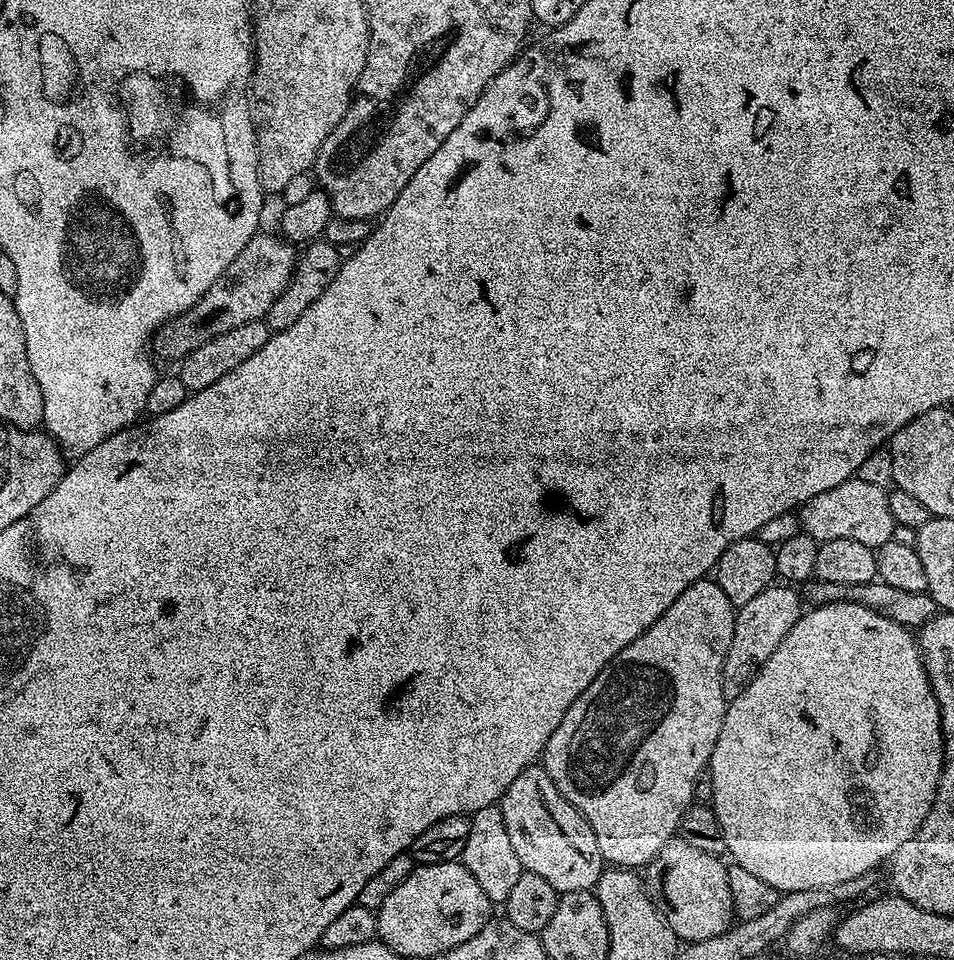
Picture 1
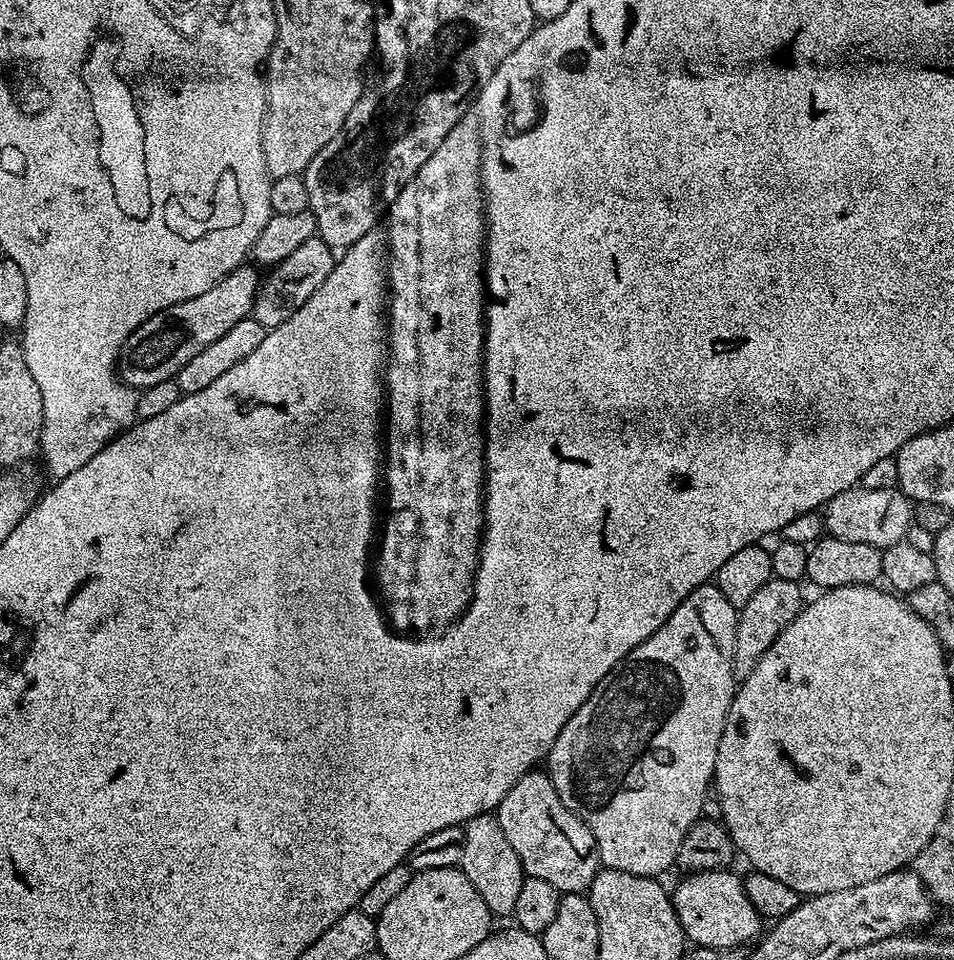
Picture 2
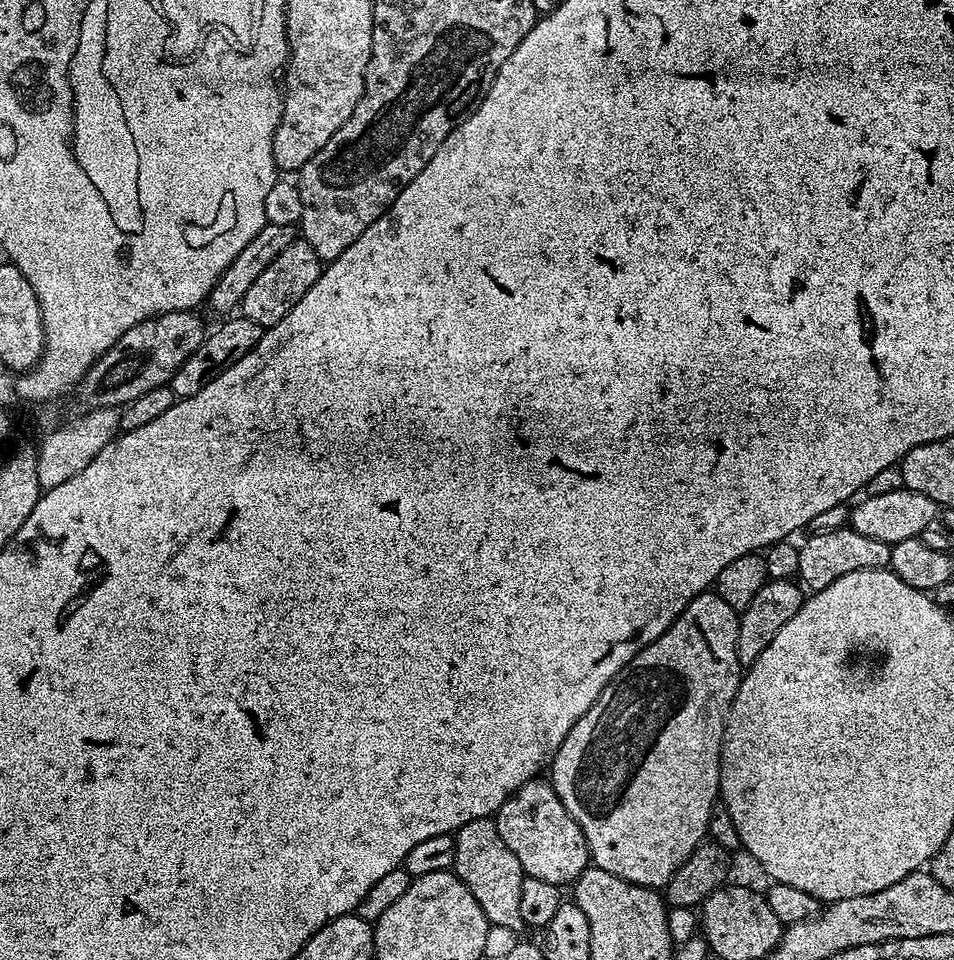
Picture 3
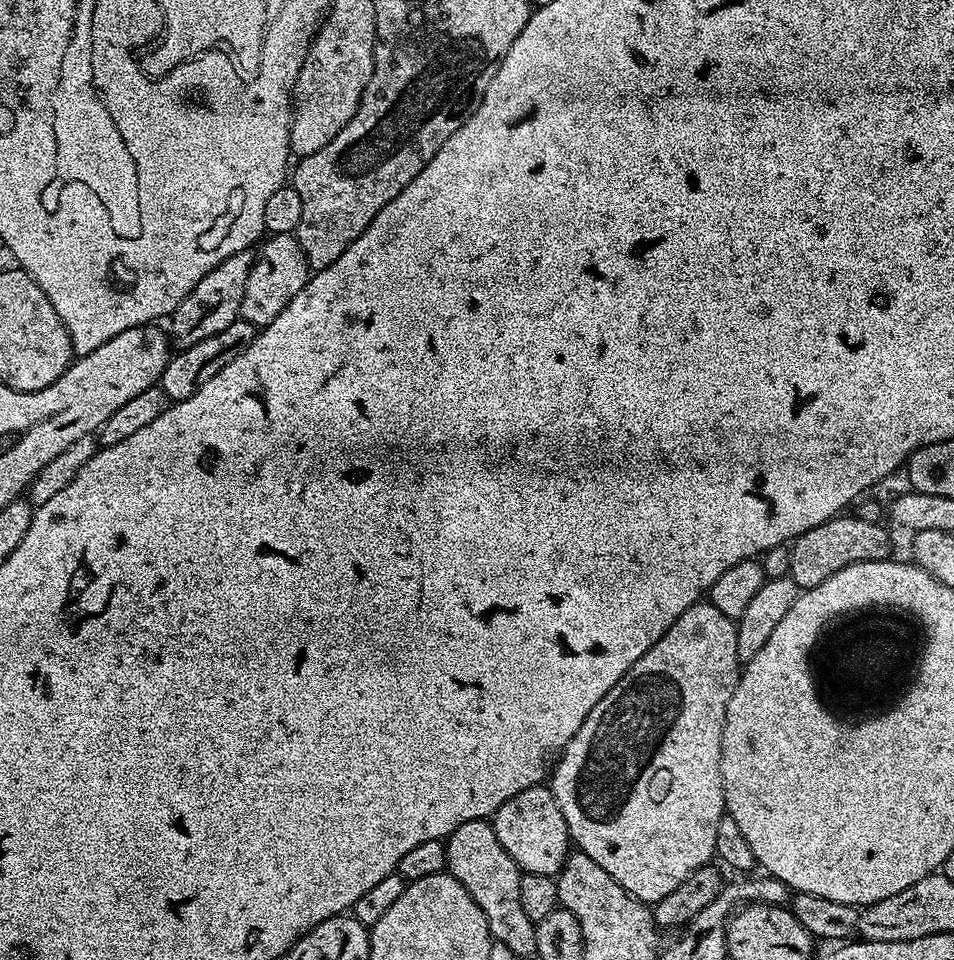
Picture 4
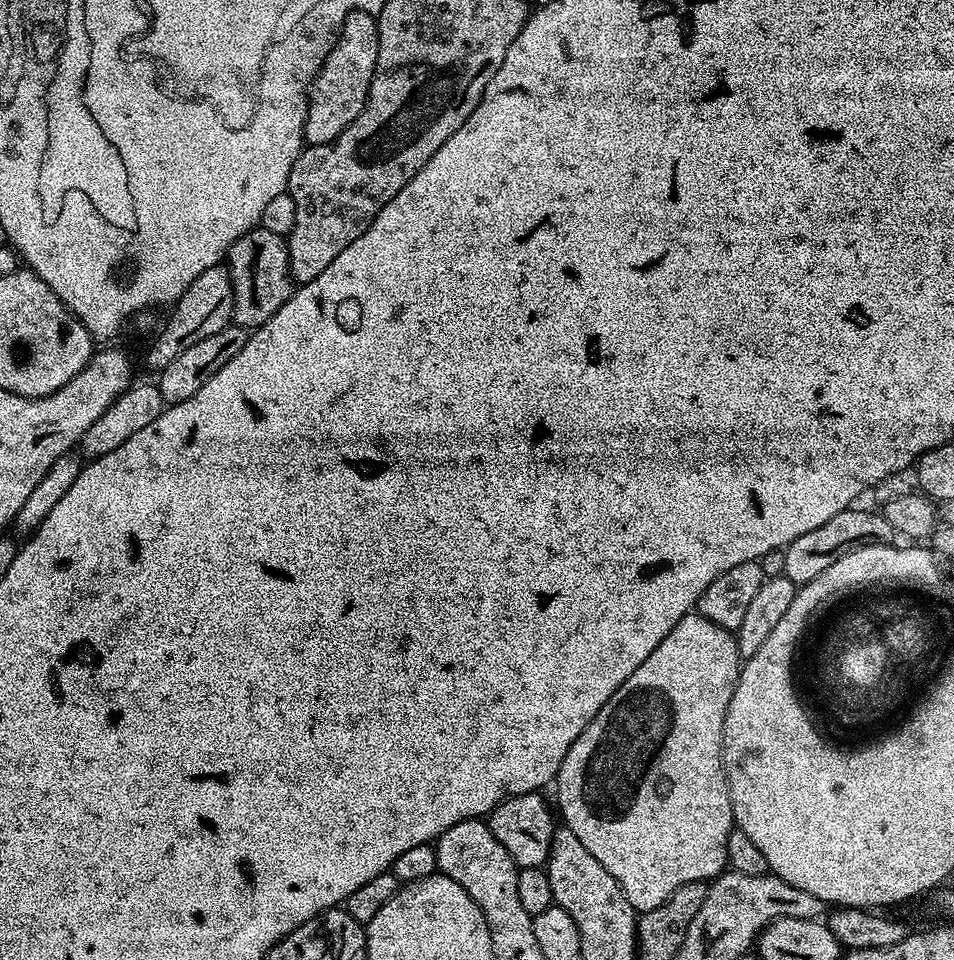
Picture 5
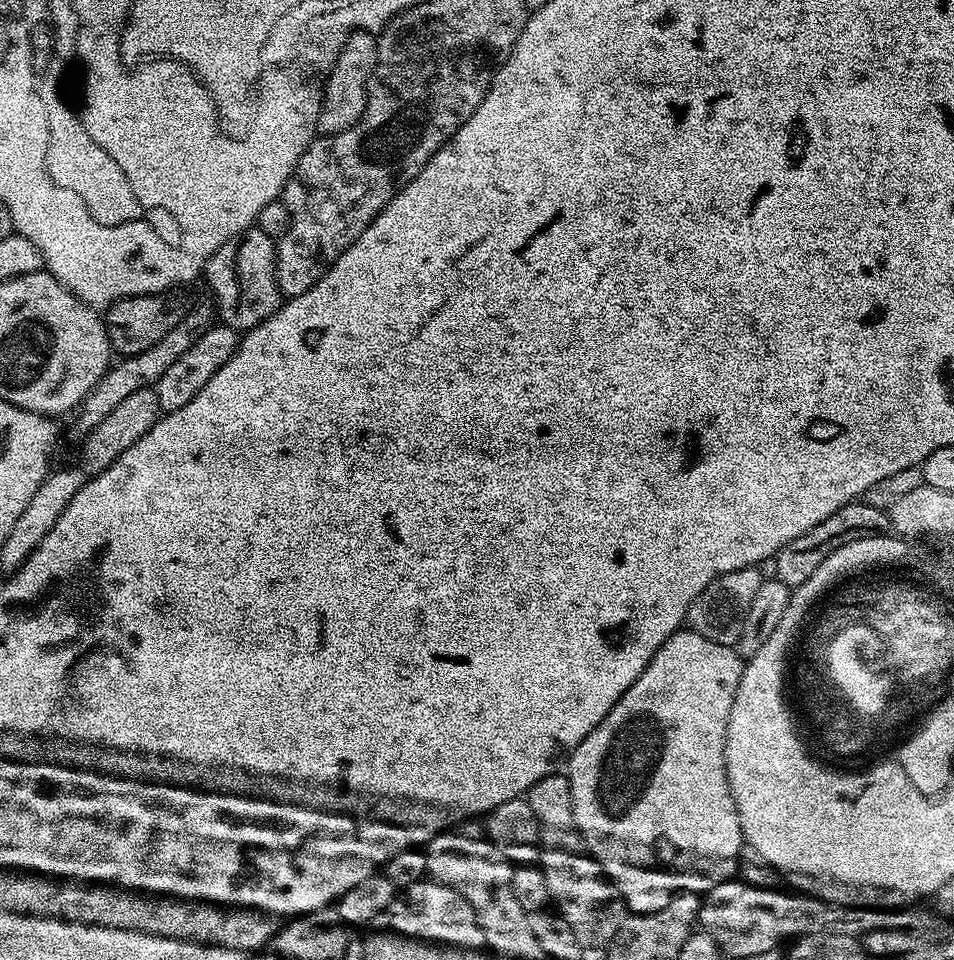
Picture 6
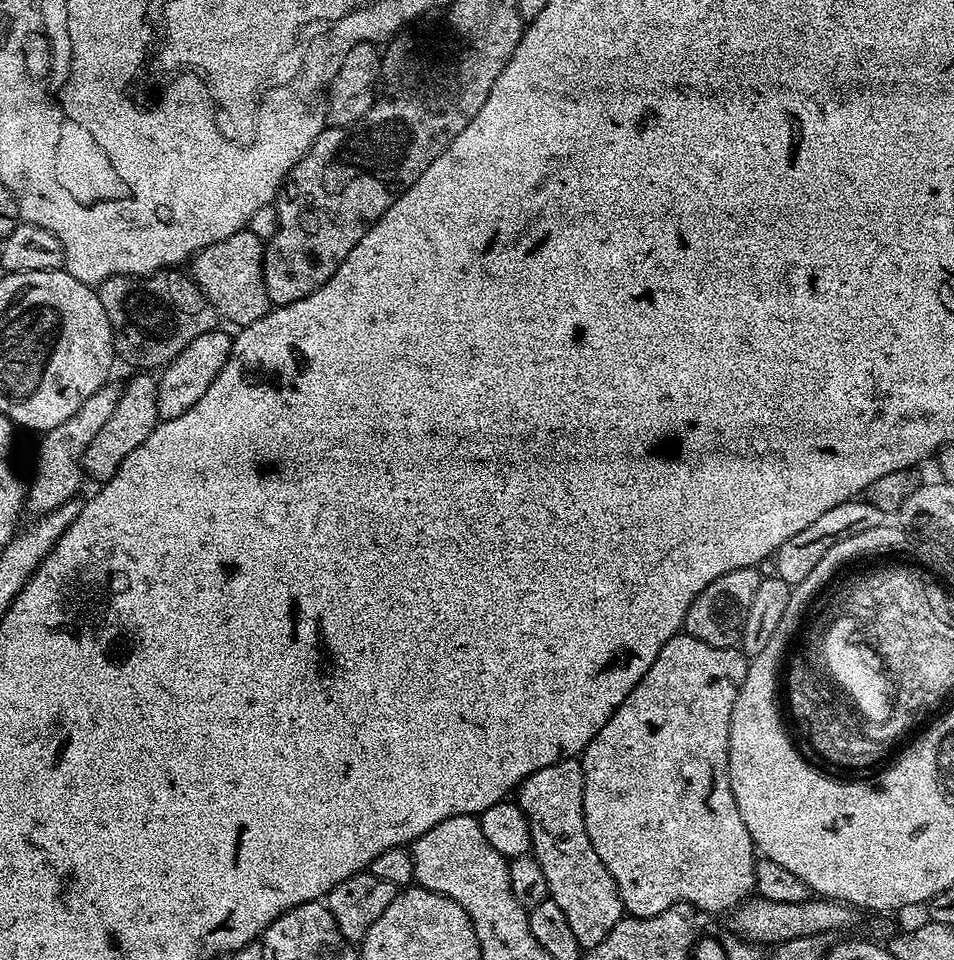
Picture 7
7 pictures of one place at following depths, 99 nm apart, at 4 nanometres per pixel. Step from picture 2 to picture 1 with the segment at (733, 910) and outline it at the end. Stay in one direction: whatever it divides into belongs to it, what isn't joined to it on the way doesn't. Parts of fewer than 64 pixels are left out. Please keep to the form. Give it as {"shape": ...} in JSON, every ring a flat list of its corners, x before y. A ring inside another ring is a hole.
{"shape":[[673,838,646,866,642,879,648,897,656,903,670,930,674,930,677,941,702,942,732,927,734,913,728,864,720,859,717,853,698,850,698,846,690,846,682,838]]}

